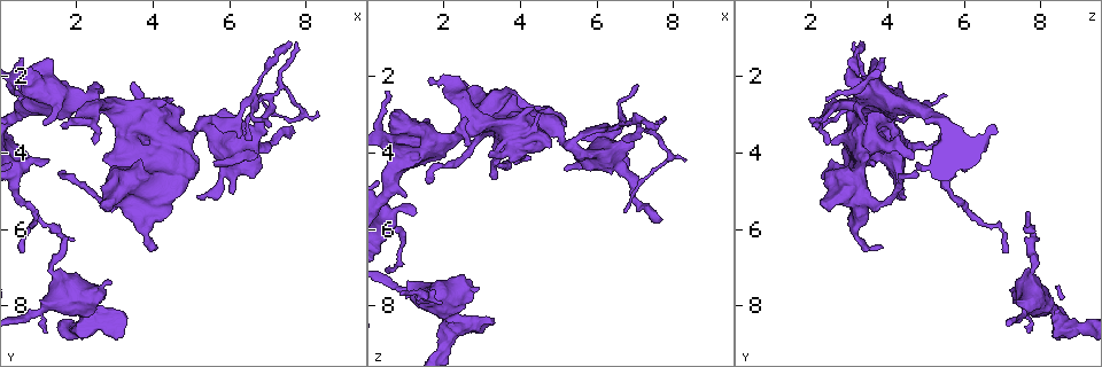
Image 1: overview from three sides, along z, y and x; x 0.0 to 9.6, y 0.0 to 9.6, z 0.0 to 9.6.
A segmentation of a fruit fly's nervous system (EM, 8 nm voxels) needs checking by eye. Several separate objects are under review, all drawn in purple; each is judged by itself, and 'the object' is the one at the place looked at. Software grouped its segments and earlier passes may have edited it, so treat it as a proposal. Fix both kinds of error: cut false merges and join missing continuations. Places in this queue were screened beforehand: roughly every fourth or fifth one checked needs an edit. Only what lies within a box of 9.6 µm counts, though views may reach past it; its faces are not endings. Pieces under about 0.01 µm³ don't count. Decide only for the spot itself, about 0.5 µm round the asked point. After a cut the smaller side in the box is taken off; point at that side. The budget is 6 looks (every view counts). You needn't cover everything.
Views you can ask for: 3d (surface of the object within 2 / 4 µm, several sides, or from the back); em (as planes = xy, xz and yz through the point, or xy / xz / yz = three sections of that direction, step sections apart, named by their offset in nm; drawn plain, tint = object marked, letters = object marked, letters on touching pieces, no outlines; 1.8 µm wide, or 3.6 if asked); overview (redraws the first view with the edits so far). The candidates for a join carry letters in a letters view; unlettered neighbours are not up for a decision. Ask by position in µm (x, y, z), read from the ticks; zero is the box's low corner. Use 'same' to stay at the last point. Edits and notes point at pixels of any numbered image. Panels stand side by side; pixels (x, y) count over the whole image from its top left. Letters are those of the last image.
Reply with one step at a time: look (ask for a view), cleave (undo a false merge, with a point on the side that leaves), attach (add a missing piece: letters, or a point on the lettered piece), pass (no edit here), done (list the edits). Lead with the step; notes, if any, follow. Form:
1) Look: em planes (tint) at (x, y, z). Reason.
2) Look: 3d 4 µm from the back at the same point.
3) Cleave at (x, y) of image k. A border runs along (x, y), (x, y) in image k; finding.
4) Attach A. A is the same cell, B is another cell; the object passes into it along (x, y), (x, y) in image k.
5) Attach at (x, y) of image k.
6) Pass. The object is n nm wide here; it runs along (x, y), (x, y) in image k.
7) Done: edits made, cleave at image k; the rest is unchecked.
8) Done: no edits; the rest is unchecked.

Look: 3d 2 µm at (1.65, 3.35, 2.05). Branch stops here.

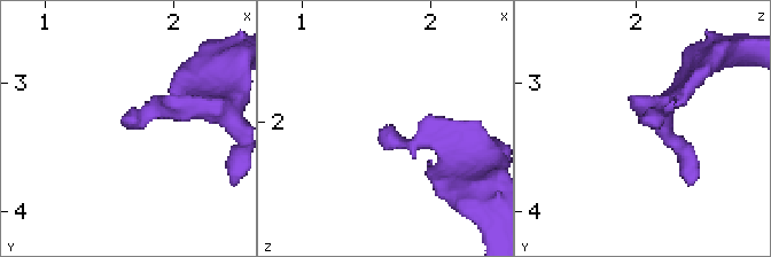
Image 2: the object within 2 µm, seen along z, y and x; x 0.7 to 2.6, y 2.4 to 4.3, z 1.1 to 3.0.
Look: em xy step 4 (letters) at (1.62, 3.30, 2.04).

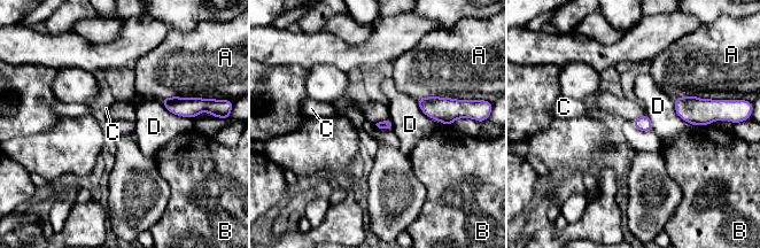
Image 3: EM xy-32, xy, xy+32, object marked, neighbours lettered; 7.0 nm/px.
Look: em xz step 4 (letters) at the same point.

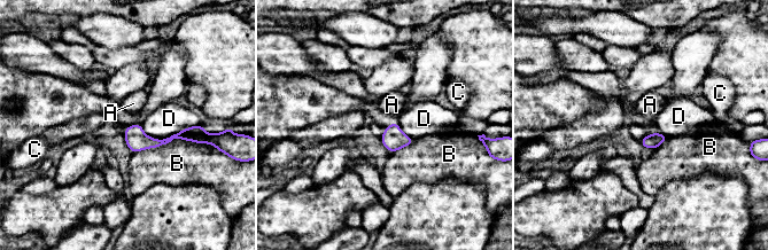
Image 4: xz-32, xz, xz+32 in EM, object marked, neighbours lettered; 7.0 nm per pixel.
Pass. The object is 110 nm wide here; A, B, C and D are other cells; a border runs along (201, 123), (162, 139), (140, 125) in image 4; no lettered piece goes on from it.

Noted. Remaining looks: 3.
Look: em 3.6 µm planes (letters) at (2.85, 3.15, 3.35). Thick end.

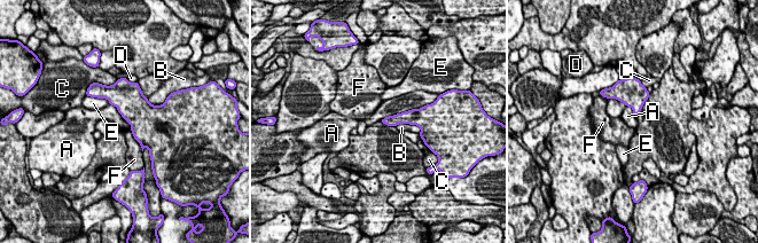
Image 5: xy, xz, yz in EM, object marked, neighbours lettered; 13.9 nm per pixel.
Pass. The longest contact is with A, 550 nm; A, B, C, D, E and F are other cells; no lettered piece goes on from it.

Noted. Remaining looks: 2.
Look: em planes (letters) at (6.80, 4.30, 4.30). Stops while still wide.

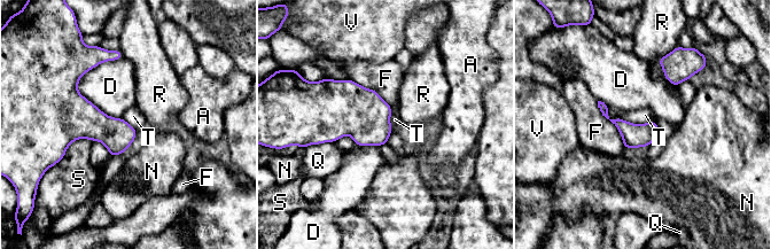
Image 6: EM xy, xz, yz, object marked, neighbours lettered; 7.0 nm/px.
Pass. The longest contact is with D, 440 nm; A, D, F, N, Q, R, S, T and V are other cells; a border runs along (607, 109), (610, 118), (653, 121) in image 6; none of them fits.

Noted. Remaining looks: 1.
Done: no edits; the rest is unchecked.

